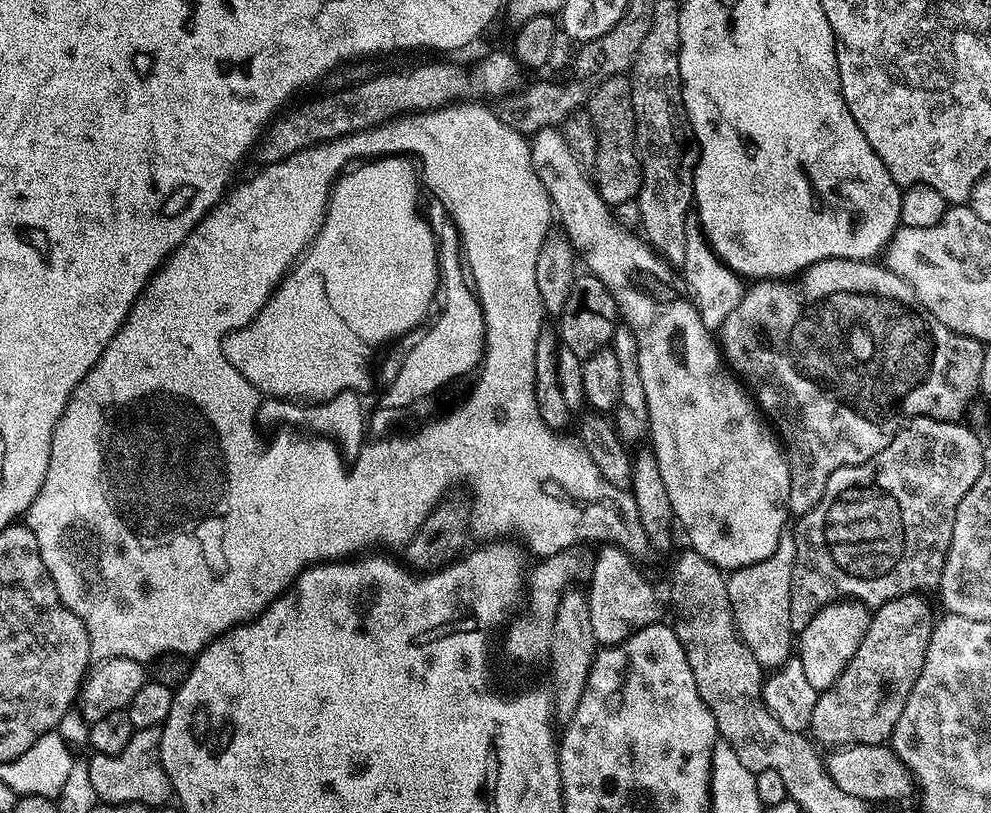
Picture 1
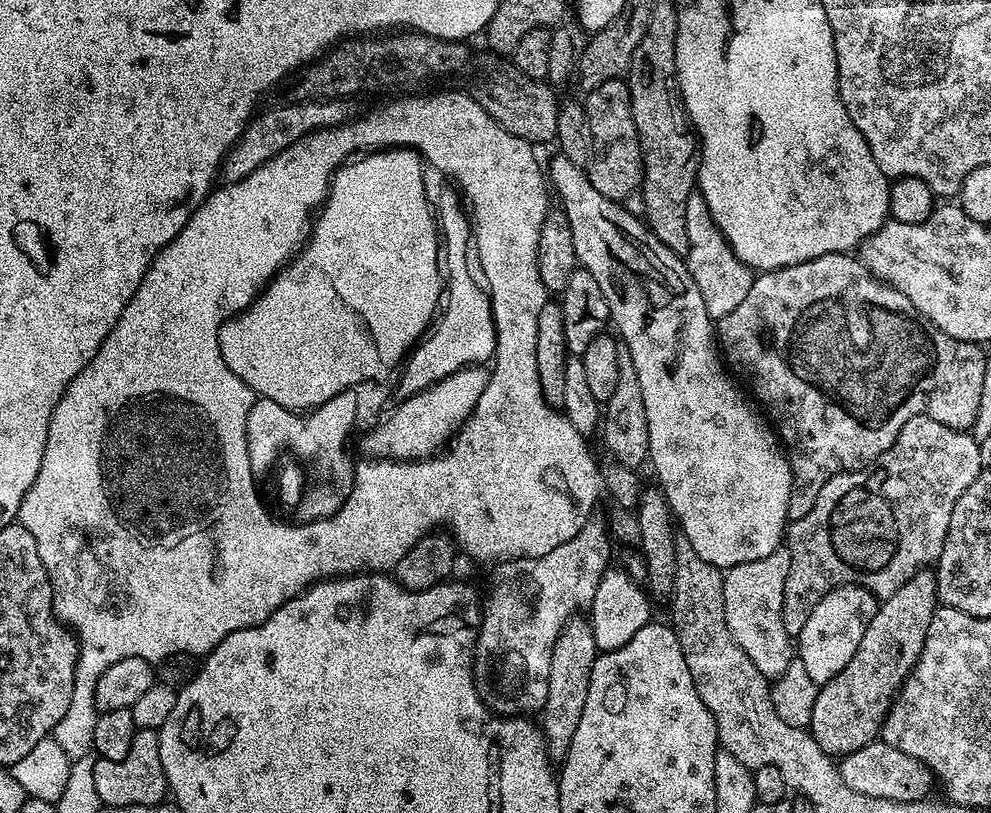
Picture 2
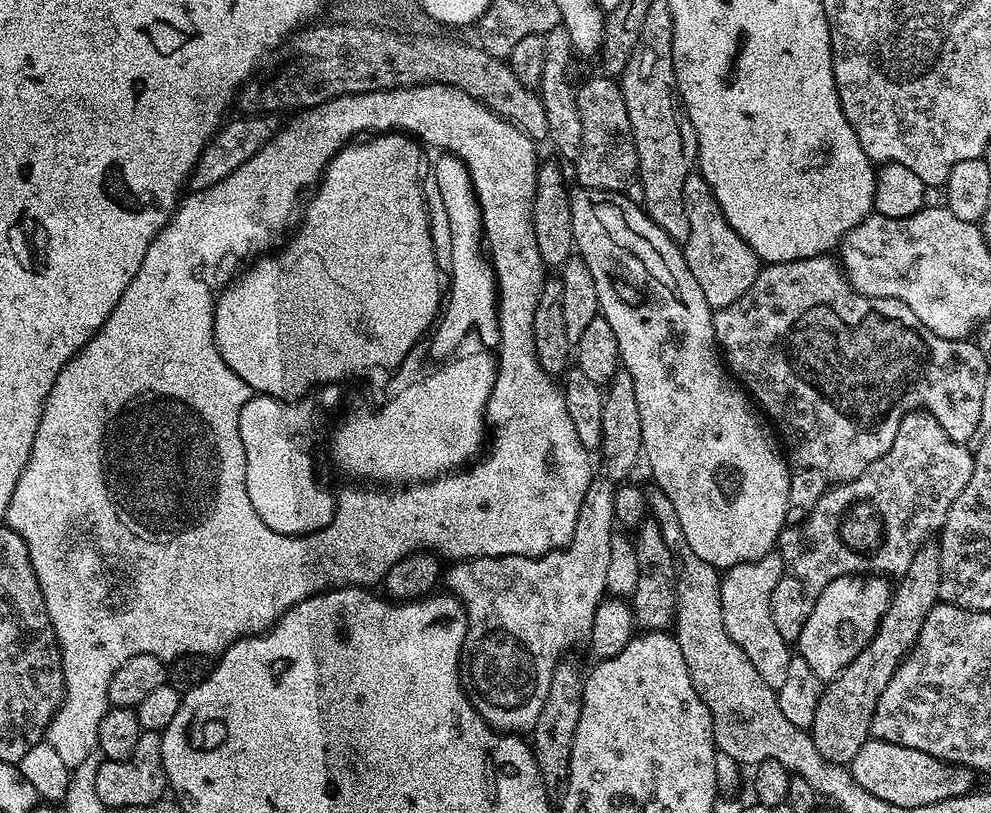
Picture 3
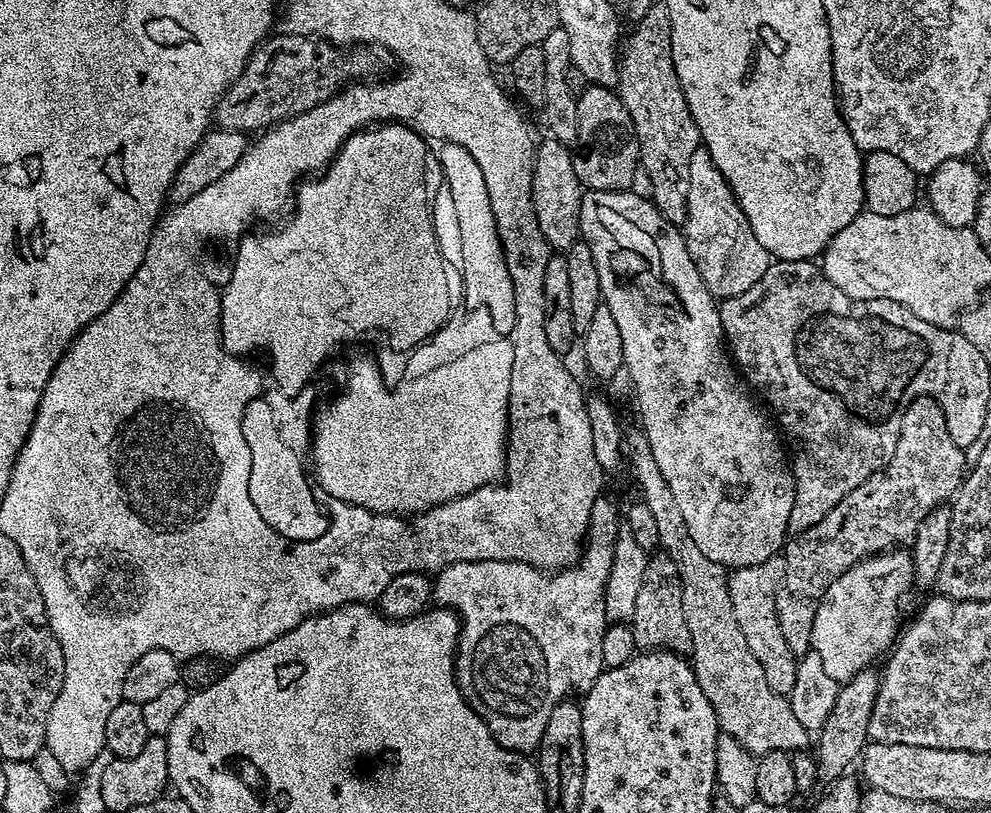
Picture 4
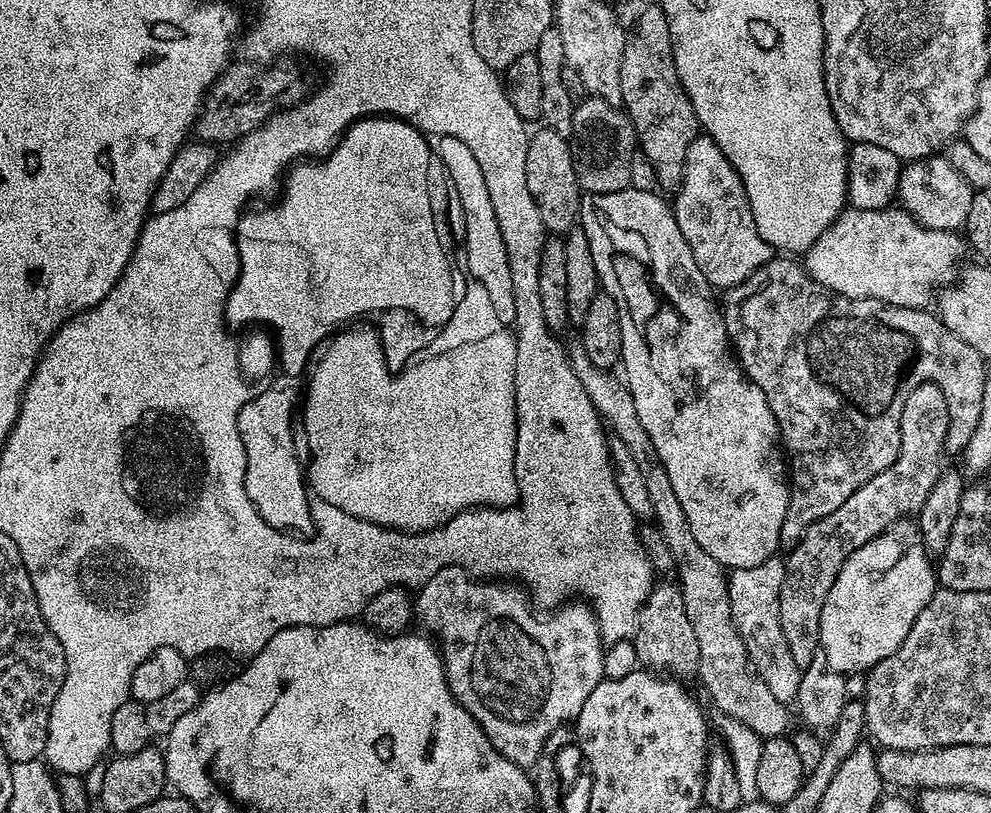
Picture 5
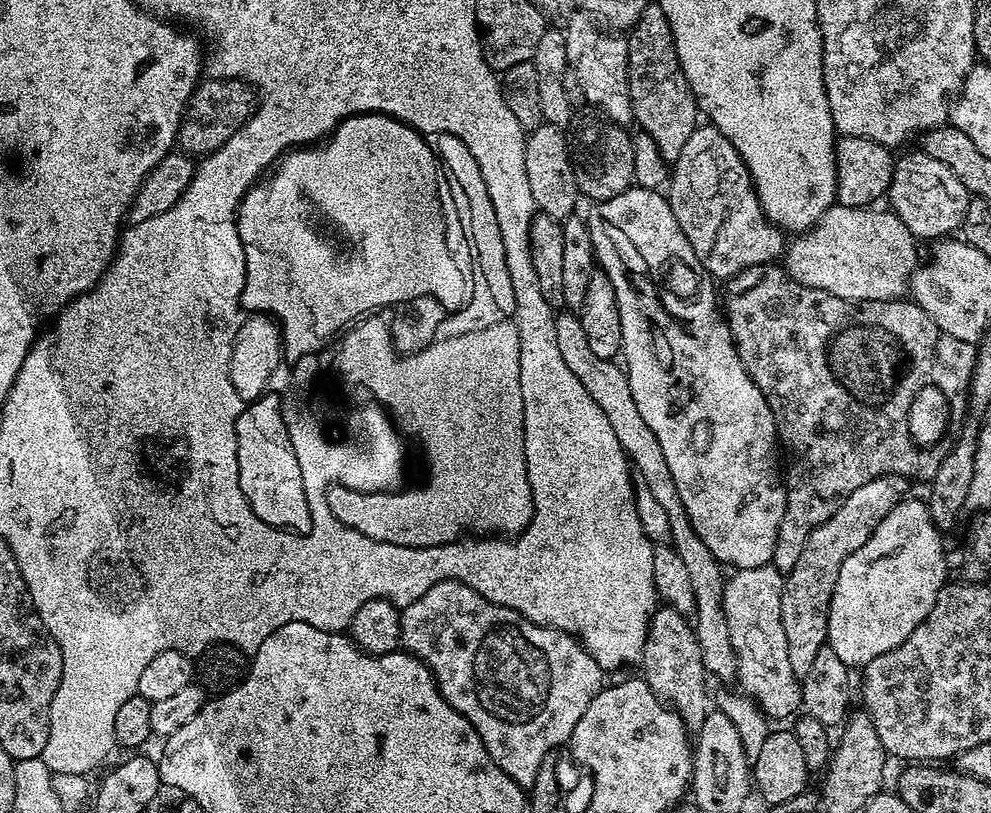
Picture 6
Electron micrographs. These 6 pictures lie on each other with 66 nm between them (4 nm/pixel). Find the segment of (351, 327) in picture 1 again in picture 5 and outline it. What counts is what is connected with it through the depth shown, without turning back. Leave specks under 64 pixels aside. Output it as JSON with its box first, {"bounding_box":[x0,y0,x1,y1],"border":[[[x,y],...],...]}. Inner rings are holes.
{"bounding_box":[225,118,453,376],"border":[[[395,118],[358,120],[344,131],[344,136],[327,156],[317,159],[315,162],[297,163],[283,177],[284,197],[273,208],[260,208],[257,212],[245,211],[239,222],[236,223],[234,235],[236,237],[236,255],[240,261],[240,275],[237,276],[236,285],[232,287],[232,292],[225,301],[225,321],[233,329],[235,329],[234,327],[240,328],[243,324],[254,324],[250,326],[269,324],[276,331],[278,360],[287,375],[295,376],[298,368],[311,361],[311,355],[319,344],[330,338],[344,325],[351,323],[350,320],[354,318],[366,314],[383,314],[382,320],[378,322],[378,327],[384,331],[386,346],[398,348],[398,360],[402,360],[412,350],[420,348],[426,342],[424,336],[430,336],[432,326],[436,326],[438,322],[444,320],[445,316],[448,316],[448,312],[450,312],[450,276],[448,276],[448,271],[453,265],[443,254],[443,250],[436,241],[432,229],[431,213],[428,212],[428,192],[424,192],[424,168],[428,168],[428,152],[424,152],[424,144],[428,140],[429,137],[425,133],[404,120]]]}

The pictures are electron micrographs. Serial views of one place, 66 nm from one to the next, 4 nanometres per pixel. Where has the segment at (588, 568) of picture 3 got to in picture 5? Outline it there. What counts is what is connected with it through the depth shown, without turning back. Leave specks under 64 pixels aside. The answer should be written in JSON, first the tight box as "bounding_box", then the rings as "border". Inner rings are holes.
{"bounding_box":[414,564,606,770],"border":[[[454,564],[438,570],[426,583],[420,585],[415,593],[414,616],[417,621],[421,620],[429,628],[429,630],[427,629],[429,633],[436,632],[434,640],[439,647],[440,657],[444,660],[444,673],[448,679],[452,697],[471,714],[474,722],[478,722],[478,726],[482,726],[486,738],[490,738],[490,746],[494,746],[494,750],[498,750],[498,754],[502,754],[502,758],[508,758],[510,762],[528,770],[535,764],[538,754],[542,754],[542,746],[546,742],[546,738],[550,738],[550,734],[554,730],[575,721],[577,714],[580,713],[586,702],[586,698],[590,698],[590,693],[594,691],[594,686],[598,686],[601,680],[605,679],[603,660],[606,648],[600,638],[600,622],[596,619],[596,613],[584,602],[576,602],[580,604],[568,602],[557,607],[551,614],[535,616],[532,613],[533,605],[530,603],[527,591],[521,590],[519,587],[516,589],[512,584],[491,584],[488,580],[475,580],[474,577],[468,575],[472,575],[469,569]]]}

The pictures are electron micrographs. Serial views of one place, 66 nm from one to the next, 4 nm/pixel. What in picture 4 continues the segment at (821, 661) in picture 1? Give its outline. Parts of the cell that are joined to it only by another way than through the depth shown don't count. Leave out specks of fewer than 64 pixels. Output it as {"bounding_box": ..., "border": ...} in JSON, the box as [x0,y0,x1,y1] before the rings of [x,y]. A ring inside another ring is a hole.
{"bounding_box":[811,550,914,682],"border":[[[900,550],[869,556],[850,566],[846,574],[830,582],[830,590],[826,590],[814,614],[811,651],[822,658],[826,674],[837,682],[854,678],[863,668],[872,668],[872,660],[879,661],[902,631],[900,603],[914,588],[912,554],[908,550],[896,551]]]}

